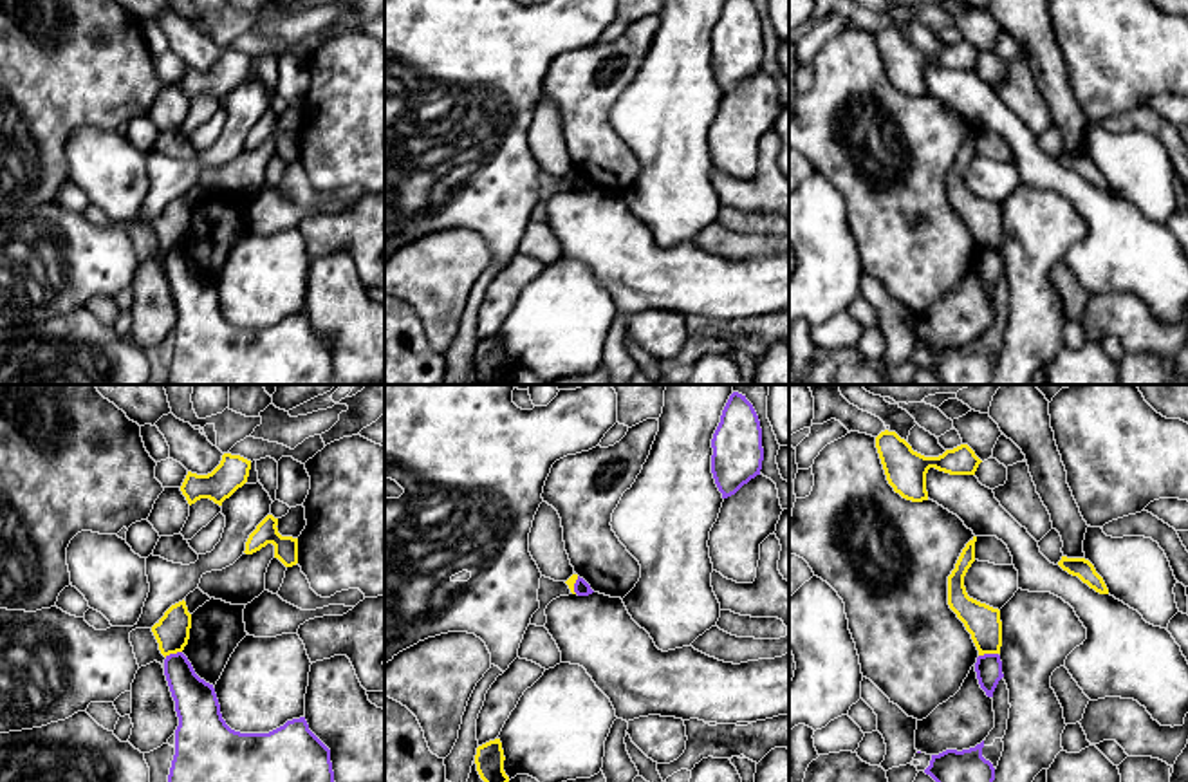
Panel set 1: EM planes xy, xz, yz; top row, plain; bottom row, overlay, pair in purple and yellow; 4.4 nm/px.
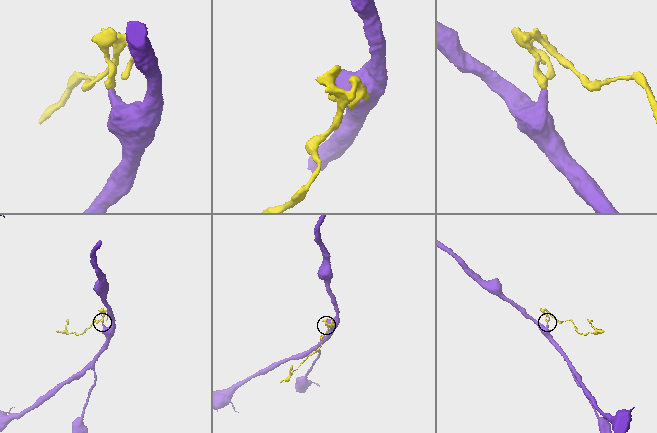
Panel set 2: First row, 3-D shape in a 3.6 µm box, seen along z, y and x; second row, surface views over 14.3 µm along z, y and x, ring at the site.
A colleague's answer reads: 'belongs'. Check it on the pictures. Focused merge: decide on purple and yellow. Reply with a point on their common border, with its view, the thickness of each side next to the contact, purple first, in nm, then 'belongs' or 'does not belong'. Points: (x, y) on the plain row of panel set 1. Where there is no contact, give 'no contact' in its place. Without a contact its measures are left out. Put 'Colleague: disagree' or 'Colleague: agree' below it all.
yz (988, 250) | 120/160 nm | does not belong
Colleague: disagree

